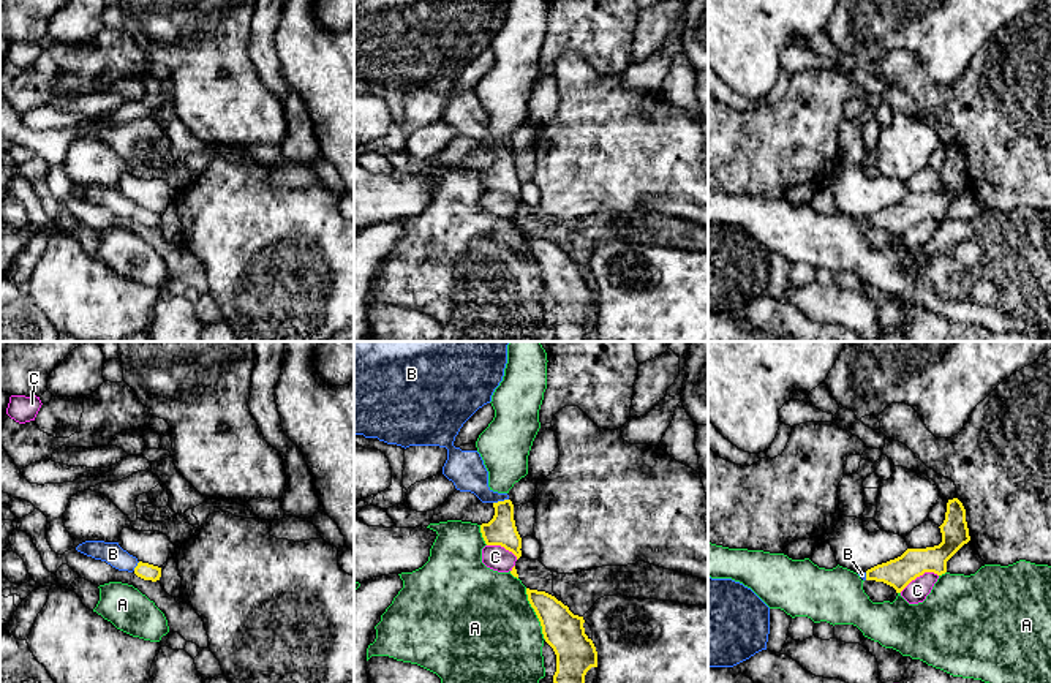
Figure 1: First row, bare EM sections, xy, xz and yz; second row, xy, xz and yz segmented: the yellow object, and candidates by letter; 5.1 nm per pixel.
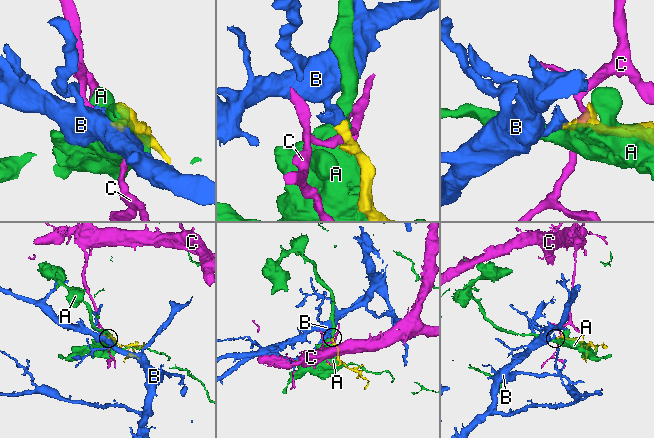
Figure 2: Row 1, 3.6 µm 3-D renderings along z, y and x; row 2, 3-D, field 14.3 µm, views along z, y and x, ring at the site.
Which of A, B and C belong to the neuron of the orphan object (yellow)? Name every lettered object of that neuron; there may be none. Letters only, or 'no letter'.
B

